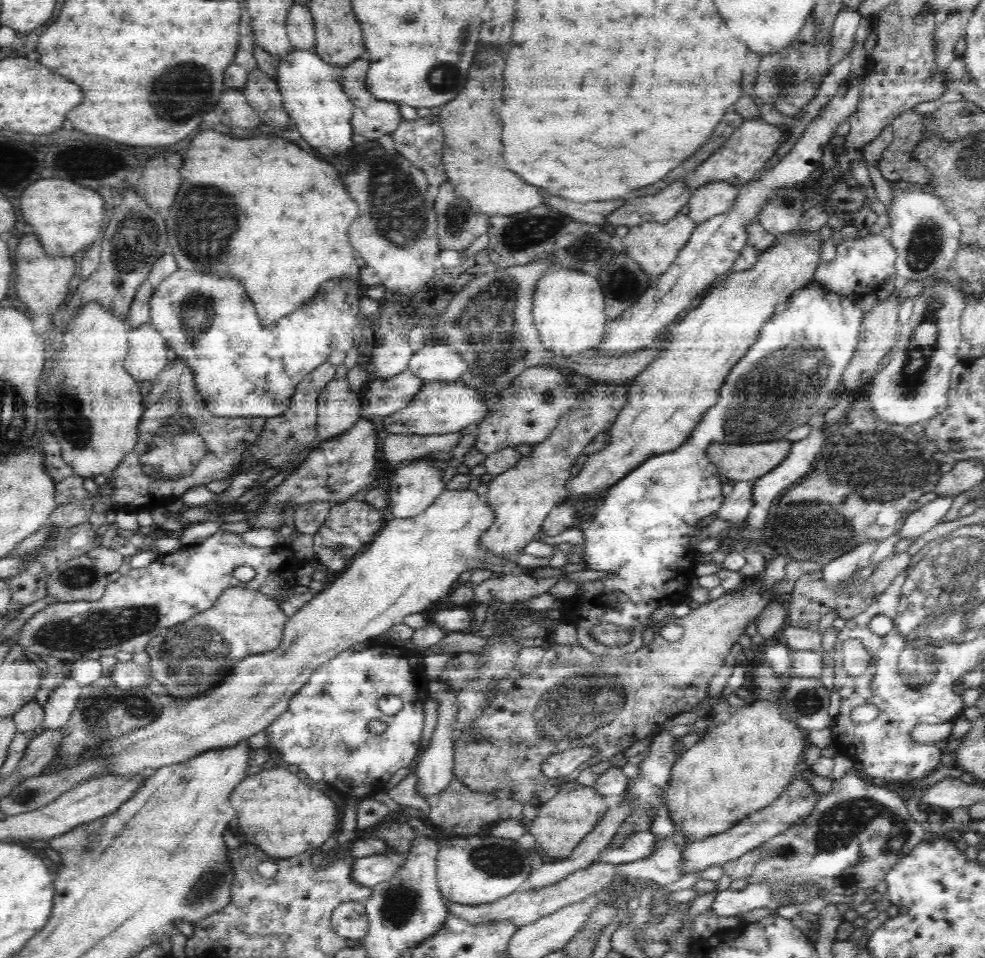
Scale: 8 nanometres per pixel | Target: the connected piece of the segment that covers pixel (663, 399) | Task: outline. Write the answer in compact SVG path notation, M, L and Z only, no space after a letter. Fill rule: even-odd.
M818 231L778 235L775 242L759 255L758 262L750 270L732 271L732 276L723 280L722 286L708 291L694 310L690 310L682 320L676 320L676 324L668 325L668 342L662 342L662 346L656 348L655 357L639 371L629 385L627 404L608 430L609 443L604 450L588 456L579 474L566 484L566 497L590 494L590 491L610 487L651 456L676 450L686 442L693 430L717 405L722 385L725 384L724 378L758 340L762 326L775 316L776 306L784 304L793 294L793 290L800 289L815 276L822 263L822 237Z

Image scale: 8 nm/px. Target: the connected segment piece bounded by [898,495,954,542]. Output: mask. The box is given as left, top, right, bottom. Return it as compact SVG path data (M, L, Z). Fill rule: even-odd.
M952 495L936 497L920 507L916 512L913 512L900 527L898 531L900 534L899 539L908 539L910 542L914 542L922 534L934 528L938 522L942 522L942 518L950 510L952 500L954 500Z

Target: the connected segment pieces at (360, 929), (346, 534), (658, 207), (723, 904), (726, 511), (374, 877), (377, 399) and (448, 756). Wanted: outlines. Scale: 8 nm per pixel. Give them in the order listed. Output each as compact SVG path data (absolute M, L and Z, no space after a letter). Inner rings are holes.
M344 902L333 910L331 916L333 929L347 939L360 941L369 931L369 920L363 902Z
M344 500L343 503L333 504L329 514L319 530L313 534L314 550L318 562L324 564L330 573L342 570L366 546L374 540L377 532L384 524L383 513L369 505L364 500Z
M676 180L668 188L660 190L654 196L640 196L626 202L622 208L612 211L606 217L606 227L613 229L616 226L640 226L642 223L654 220L665 223L674 218L682 207L689 204L693 194L684 180Z
M747 886L745 890L727 889L720 892L709 910L718 916L740 917L754 908L762 907L774 911L780 904L767 886Z
M735 481L732 492L725 496L720 508L716 511L717 518L730 522L730 531L725 533L729 535L736 530L736 524L747 518L747 514L752 508L752 488L754 481Z
M375 854L357 857L353 862L352 880L360 886L372 888L381 882L390 880L403 865L395 856Z
M408 370L387 379L376 378L368 382L360 415L360 418L366 421L377 417L384 418L406 408L412 397L420 392L425 384Z
M430 682L427 686L429 690L429 698L438 702L438 717L437 724L429 741L426 752L421 755L419 763L416 767L416 773L418 775L418 784L416 784L416 791L420 797L427 797L427 795L438 794L439 791L443 791L453 778L453 768L455 760L455 737L458 736L458 732L454 729L456 724L456 712L458 712L458 699L457 692L447 686L443 682Z

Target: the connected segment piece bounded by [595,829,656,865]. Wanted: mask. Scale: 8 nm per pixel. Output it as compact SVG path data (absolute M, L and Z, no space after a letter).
M638 829L623 840L622 847L610 847L610 845L603 847L595 862L617 865L649 857L654 850L655 840L656 837L651 831Z

